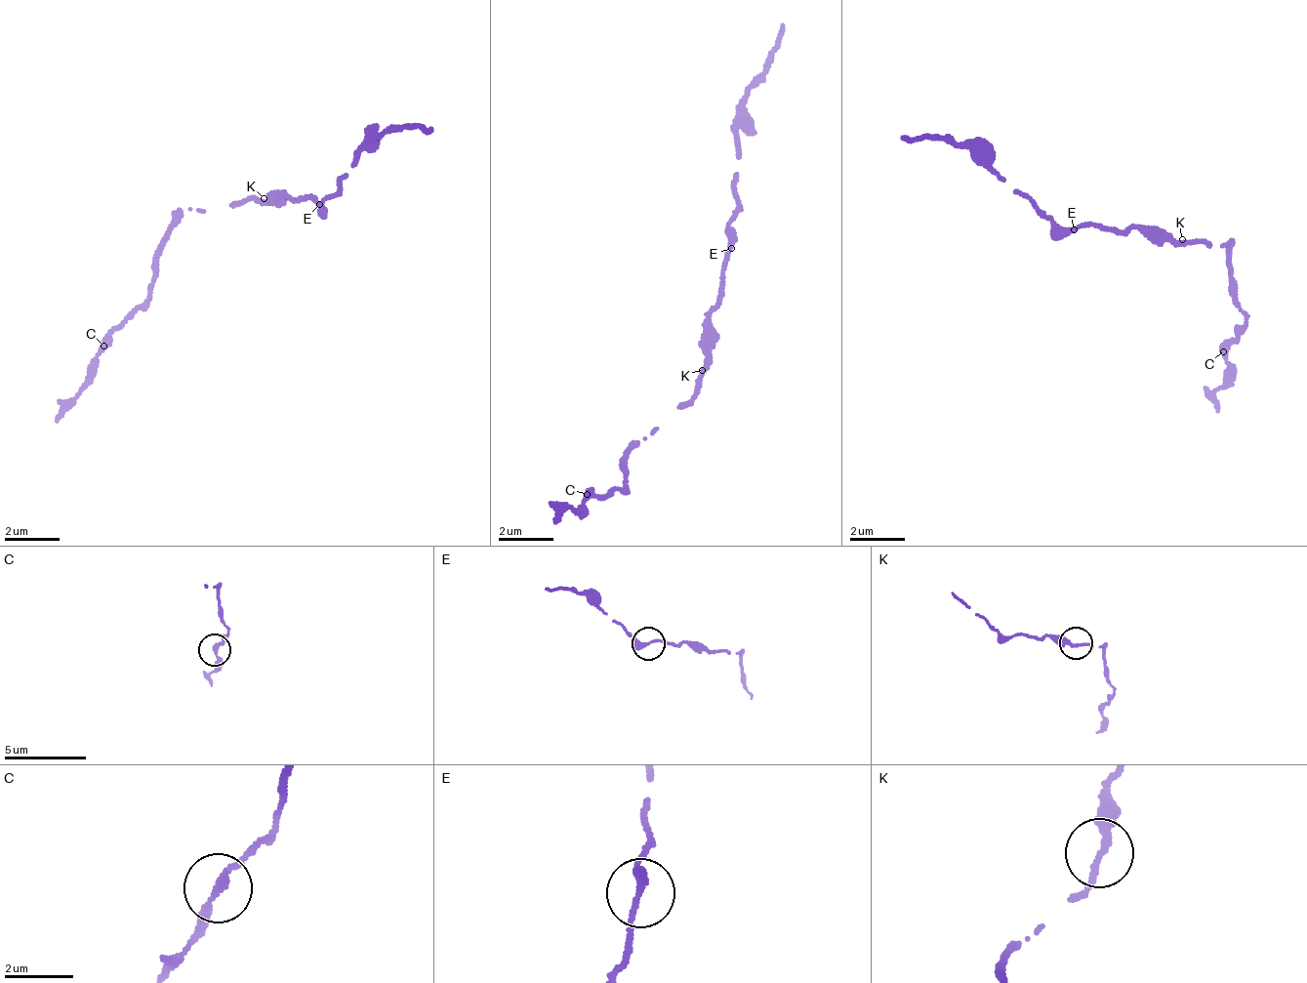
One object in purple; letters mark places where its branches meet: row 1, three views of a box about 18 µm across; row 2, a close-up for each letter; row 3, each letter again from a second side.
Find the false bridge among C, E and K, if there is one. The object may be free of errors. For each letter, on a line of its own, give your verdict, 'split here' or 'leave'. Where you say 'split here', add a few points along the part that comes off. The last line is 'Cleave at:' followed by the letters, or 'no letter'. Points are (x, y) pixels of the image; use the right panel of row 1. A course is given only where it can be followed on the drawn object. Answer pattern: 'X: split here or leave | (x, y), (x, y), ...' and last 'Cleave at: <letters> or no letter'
C: leave
E: leave
K: leave
Cleave at: no letter

